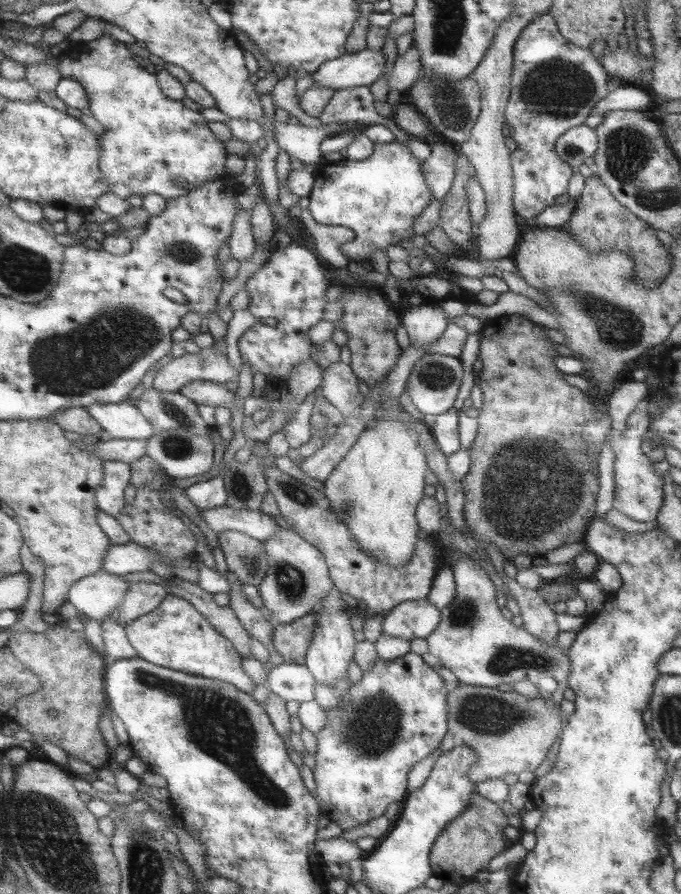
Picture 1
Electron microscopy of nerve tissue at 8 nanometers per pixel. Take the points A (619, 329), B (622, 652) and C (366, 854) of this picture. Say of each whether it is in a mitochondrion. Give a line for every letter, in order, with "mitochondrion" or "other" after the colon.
A: mitochondrion
B: mitochondrion
C: other

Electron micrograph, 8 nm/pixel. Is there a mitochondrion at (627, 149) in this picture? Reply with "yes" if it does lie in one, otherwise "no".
yes

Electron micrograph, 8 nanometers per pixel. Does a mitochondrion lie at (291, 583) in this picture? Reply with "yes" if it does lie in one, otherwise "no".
yes

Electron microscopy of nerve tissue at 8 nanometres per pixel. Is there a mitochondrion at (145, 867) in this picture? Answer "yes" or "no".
yes

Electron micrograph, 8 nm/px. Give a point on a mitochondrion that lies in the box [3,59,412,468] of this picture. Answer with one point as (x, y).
(94, 356)

